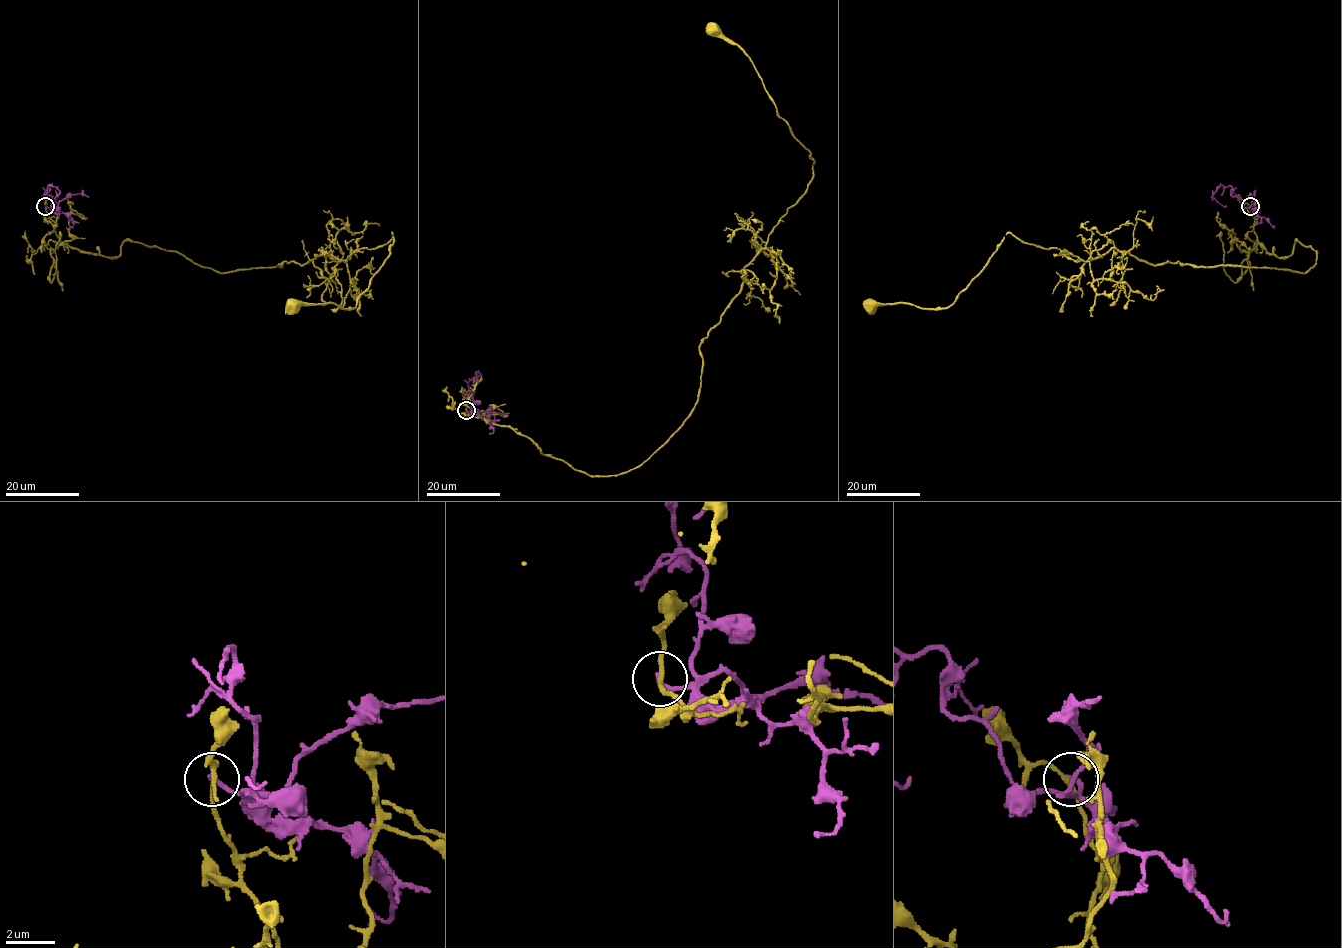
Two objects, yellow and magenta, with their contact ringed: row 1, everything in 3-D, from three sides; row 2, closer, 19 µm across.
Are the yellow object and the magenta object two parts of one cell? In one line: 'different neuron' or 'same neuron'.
different neuron

